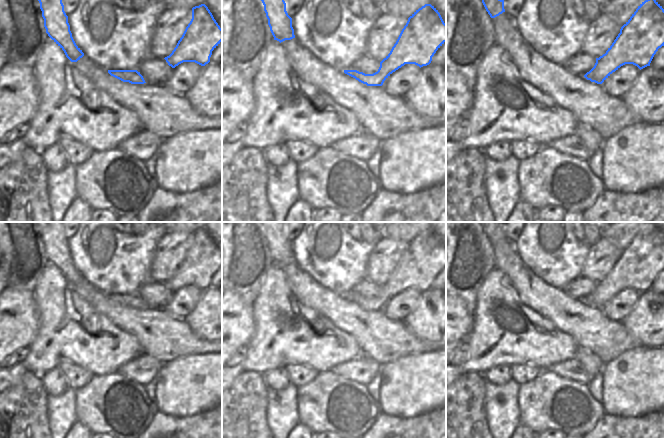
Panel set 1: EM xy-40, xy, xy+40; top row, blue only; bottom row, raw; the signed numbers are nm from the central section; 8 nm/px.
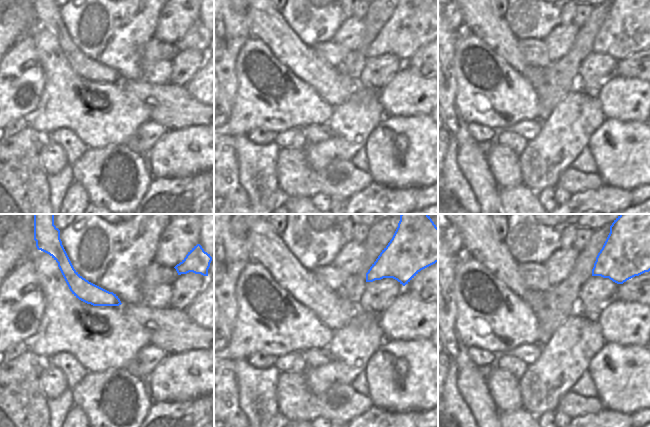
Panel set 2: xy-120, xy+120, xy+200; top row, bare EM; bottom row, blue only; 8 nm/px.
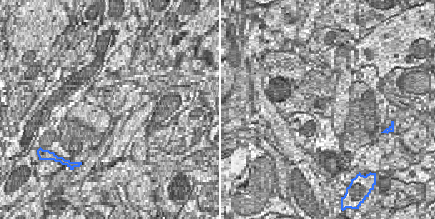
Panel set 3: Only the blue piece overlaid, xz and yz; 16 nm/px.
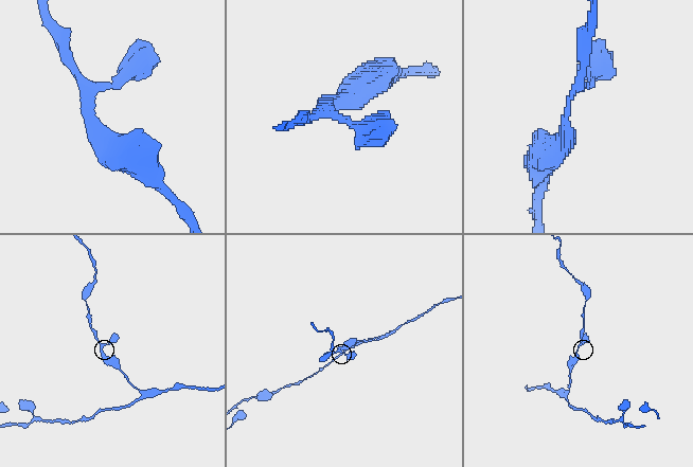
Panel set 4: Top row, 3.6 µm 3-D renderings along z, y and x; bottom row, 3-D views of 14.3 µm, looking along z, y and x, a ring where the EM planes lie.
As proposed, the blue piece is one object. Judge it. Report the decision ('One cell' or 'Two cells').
One cell

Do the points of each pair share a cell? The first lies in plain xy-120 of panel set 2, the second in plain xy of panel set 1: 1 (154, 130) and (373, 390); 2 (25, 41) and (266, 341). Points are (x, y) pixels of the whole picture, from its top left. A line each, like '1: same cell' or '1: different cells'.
1: different cells
2: different cells

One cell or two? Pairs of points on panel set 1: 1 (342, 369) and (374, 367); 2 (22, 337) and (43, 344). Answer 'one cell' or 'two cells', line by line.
1: one cell
2: two cells

